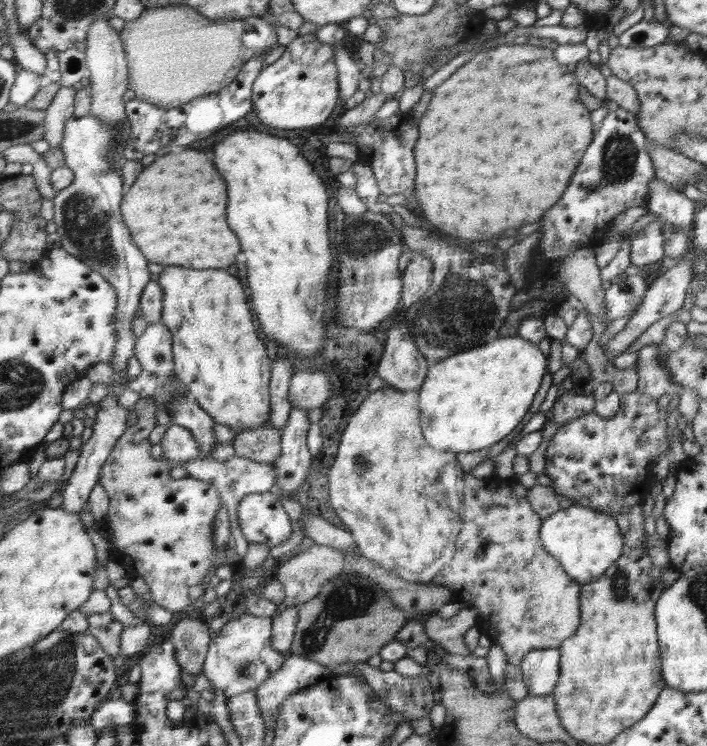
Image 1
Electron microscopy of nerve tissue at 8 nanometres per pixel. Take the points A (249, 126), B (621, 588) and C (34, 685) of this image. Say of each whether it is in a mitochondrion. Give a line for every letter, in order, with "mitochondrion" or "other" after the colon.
A: other
B: mitochondrion
C: mitochondrion

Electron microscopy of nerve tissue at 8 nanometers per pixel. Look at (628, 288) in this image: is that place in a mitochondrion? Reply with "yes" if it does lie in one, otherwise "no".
yes

